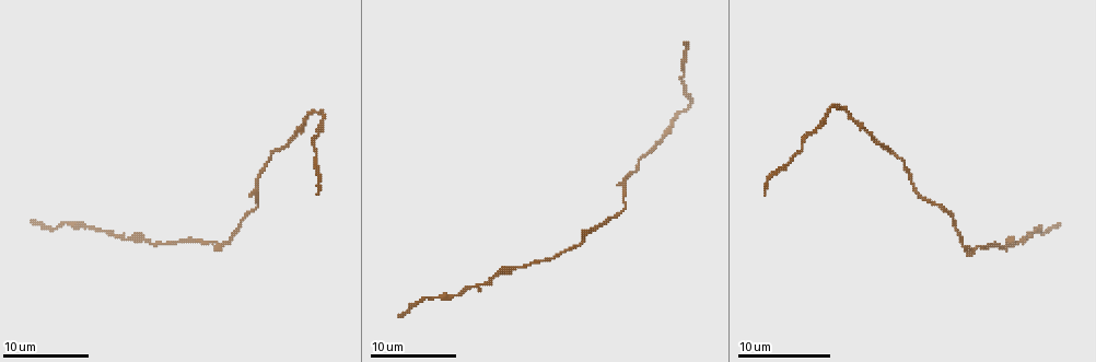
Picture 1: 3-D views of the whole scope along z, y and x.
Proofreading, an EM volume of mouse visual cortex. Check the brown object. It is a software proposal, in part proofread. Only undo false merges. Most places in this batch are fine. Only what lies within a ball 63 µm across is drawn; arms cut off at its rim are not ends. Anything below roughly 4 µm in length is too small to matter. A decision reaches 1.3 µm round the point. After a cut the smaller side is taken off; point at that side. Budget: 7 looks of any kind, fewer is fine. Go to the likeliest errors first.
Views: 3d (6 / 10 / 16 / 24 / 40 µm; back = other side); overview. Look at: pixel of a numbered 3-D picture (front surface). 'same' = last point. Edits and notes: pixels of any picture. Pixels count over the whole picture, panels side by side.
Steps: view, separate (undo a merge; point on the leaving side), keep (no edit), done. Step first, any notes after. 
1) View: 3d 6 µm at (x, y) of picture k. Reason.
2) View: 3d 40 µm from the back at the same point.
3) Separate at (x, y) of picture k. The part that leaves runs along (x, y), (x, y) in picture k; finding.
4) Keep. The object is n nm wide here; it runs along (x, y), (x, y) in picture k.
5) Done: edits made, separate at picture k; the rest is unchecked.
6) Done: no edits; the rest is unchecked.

View: 3d 10 µm at (828, 111) of picture 1. Calibre changes.

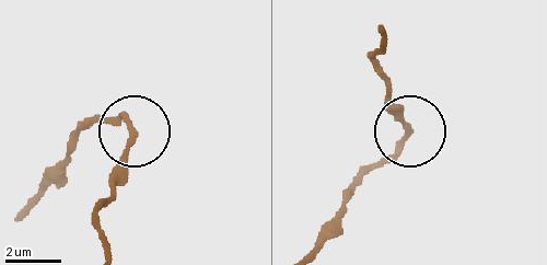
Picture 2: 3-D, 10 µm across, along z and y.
Keep. It runs along (30, 204), (80, 134), (119, 119), (134, 140), (109, 181) in picture 2; one neuron here.

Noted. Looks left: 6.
View: 3d 16 µm at (217, 245) of picture 1. Thick turns thin.

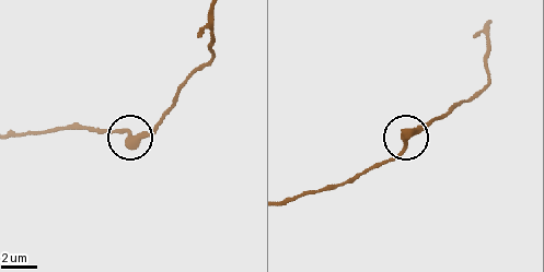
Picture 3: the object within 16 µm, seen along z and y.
Keep. Continuous, no second neuron.

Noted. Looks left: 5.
View: 3d 10 µm at (437, 298) of picture 1.

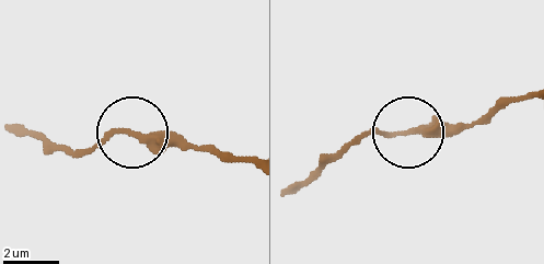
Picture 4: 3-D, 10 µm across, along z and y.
Keep. It runs along (247, 161), (191, 145), (155, 145), (127, 130), (66, 151) in picture 4; all the same neuron.

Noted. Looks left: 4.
View: 3d 6 µm at (129, 237) of picture 1. Thick turns thin.

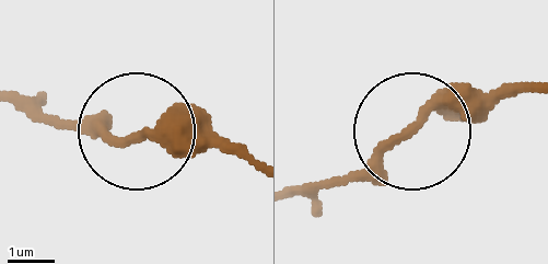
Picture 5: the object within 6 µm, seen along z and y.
Keep. It runs along (248, 162), (201, 142), (107, 138), (41, 118) in picture 5; continuous, no second neuron.

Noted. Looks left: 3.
Done: no edits; the rest is unchecked.

